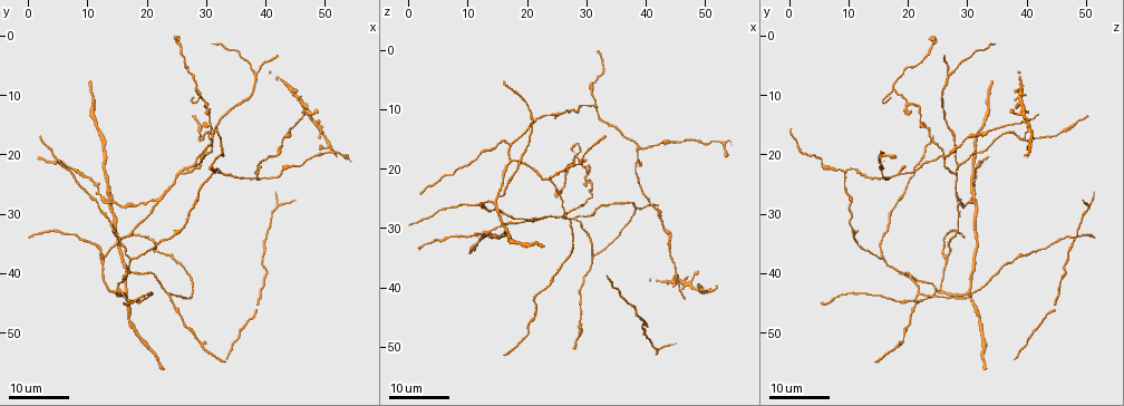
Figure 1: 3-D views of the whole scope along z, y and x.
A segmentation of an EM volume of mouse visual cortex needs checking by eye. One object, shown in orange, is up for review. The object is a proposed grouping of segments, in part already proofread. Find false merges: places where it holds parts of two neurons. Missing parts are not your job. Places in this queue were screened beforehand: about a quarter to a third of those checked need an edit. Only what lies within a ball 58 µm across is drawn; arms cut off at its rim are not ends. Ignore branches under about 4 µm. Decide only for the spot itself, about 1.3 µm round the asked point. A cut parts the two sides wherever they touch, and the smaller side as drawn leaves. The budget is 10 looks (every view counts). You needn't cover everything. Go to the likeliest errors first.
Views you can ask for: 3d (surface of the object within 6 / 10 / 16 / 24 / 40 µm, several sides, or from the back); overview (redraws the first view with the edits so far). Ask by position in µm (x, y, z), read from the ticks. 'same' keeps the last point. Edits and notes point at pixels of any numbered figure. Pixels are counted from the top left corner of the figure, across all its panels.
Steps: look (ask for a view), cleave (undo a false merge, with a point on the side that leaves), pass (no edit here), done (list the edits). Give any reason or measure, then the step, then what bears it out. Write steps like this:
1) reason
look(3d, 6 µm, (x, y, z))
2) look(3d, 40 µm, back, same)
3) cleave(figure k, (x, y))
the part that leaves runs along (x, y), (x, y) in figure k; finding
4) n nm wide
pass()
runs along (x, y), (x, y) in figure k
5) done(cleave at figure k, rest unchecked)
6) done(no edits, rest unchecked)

a fork
look(3d, 16 µm, (21.5, 28.0, 28.5))

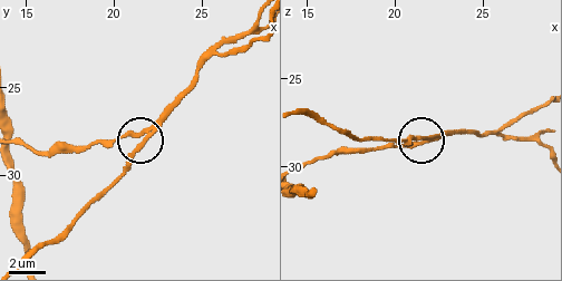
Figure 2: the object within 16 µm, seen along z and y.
zoom in
look(3d, 10 µm, (21.5, 27.5, 28.8))

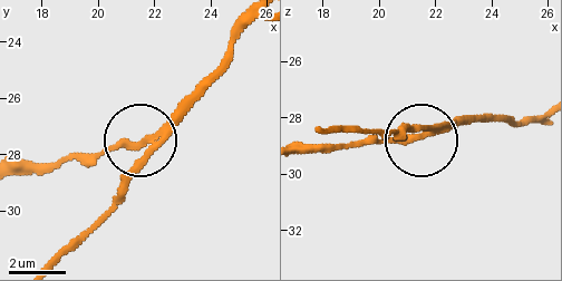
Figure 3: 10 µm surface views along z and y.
220 nm wide
cleave(figure 3, (127, 149))
the part that leaves runs along (160, 128), (89, 155), (18, 162) in figure 3; a second neuron is stuck on

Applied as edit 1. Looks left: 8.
see it whole again
look(overview)

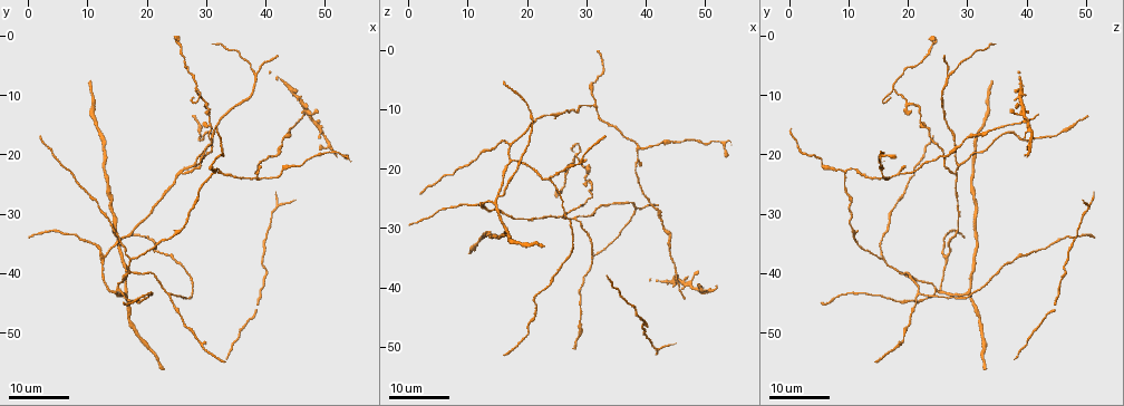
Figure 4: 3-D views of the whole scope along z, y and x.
side arm on a straight run
look(3d, 24 µm, (26.0, 22.5, 28.0))

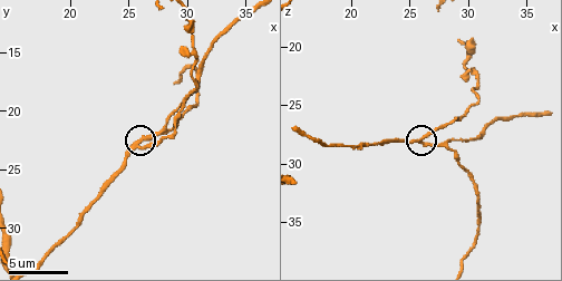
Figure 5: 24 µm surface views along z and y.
zoom in
look(3d, 6 µm, (25.8, 23.0, 27.8))

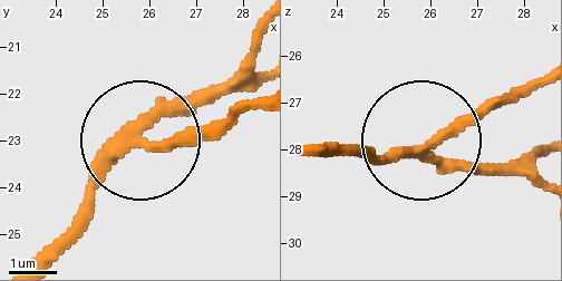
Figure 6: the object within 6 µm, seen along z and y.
cleave(figure 6, (187, 138))
the part that leaves runs along (123, 148), (191, 144), (262, 100) in figure 6; a second neuron is stuck on

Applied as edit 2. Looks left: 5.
look(overview)

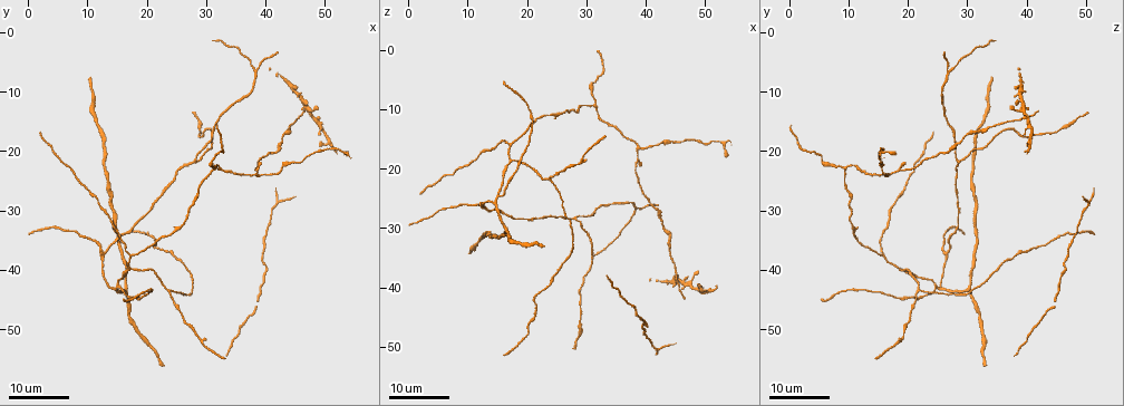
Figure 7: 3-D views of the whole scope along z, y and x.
look(3d, 16 µm, (12.5, 37.0, 26.0))

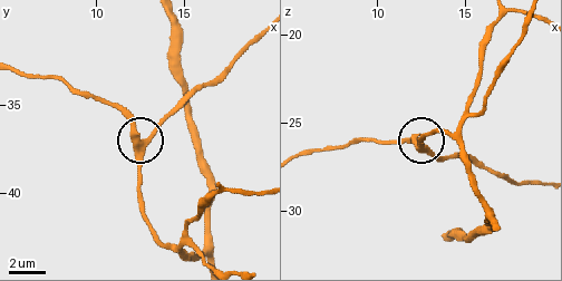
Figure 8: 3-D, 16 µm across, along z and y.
look(3d, 10 µm, same)

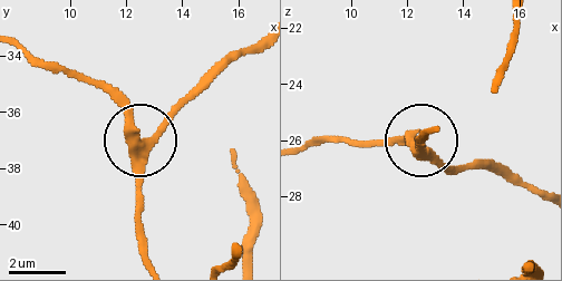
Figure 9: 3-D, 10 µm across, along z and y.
side arm 16 µm
pass()
runs along (151, 262), (142, 226), (142, 139), (132, 110), (108, 85) in figure 9; one neuron here

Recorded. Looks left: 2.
side arm on a straight run
look(3d, 24 µm, (31.5, 23.0, 9.5))

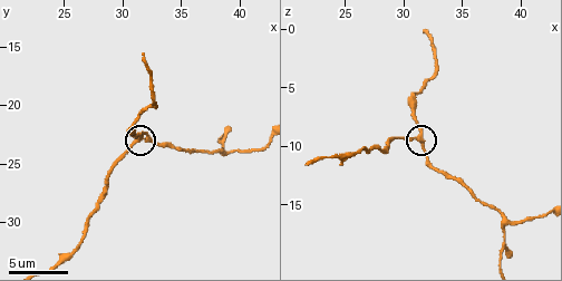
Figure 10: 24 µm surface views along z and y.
look(3d, 6 µm, (31.6, 22.8, 9.4))

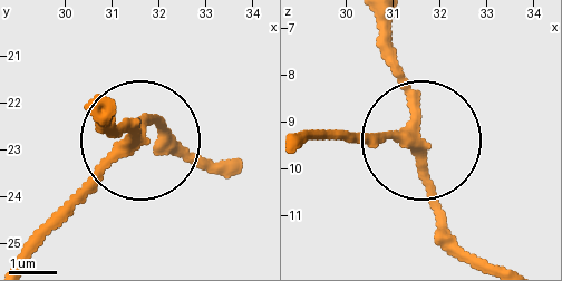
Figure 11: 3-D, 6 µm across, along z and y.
pass()
runs along (308, 142), (412, 134), (416, 102), (391, 18) in figure 11; one neuron here

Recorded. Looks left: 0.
done(cleave at figure 3, cleave at figure 6, rest unchecked)

